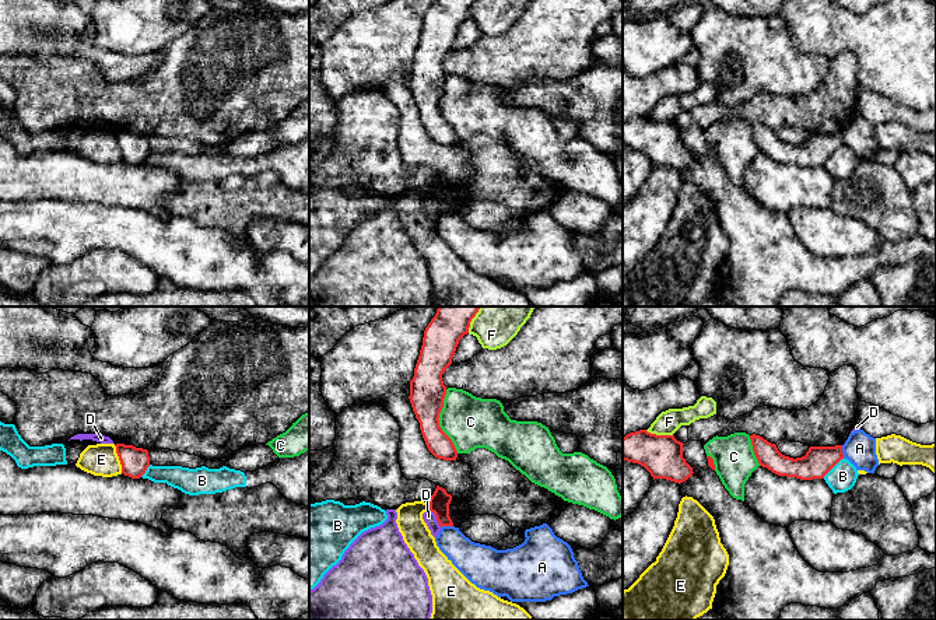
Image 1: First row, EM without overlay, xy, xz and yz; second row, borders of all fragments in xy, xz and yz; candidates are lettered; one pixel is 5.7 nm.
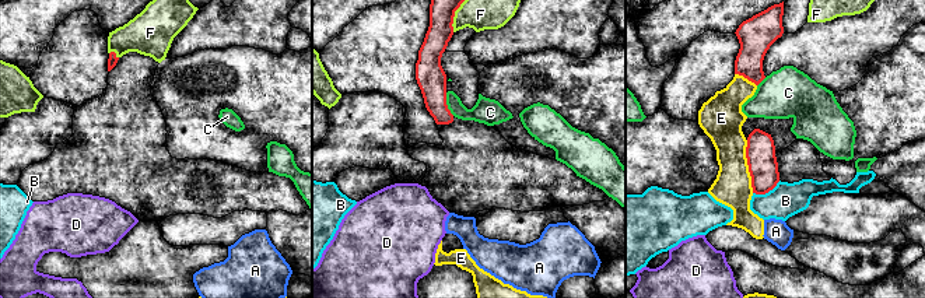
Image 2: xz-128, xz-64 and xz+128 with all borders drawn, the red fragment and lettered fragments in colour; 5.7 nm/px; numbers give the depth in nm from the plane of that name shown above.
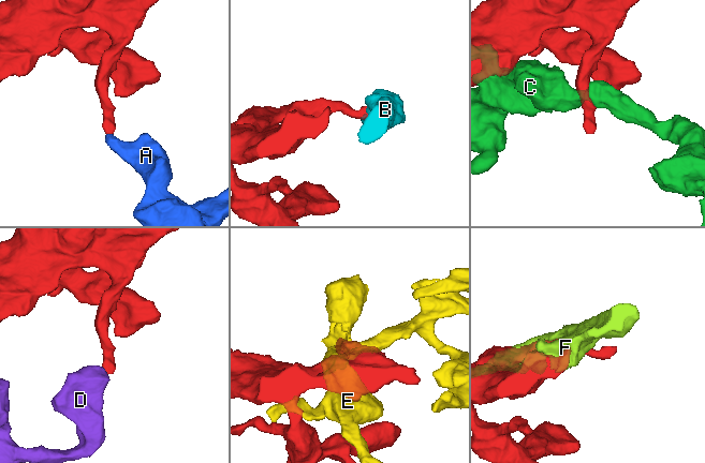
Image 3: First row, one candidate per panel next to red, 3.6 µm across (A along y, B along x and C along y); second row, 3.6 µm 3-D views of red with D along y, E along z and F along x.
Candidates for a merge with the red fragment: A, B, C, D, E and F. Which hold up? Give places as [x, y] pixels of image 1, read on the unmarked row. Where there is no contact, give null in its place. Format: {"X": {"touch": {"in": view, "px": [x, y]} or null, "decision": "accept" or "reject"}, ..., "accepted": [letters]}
{"A": {"touch": {"in": "xz", "px": [447, 212]}, "decision": "reject"}, "B": {"touch": {"in": "yz", "px": [833, 153]}, "decision": "reject"}, "C": {"touch": {"in": "xz", "px": [438, 108]}, "decision": "reject"}, "D": {"touch": {"in": "xz", "px": [437, 205]}, "decision": "reject"}, "E": {"touch": {"in": "xy", "px": [119, 146]}, "decision": "reject"}, "F": {"touch": {"in": "yz", "px": [659, 122]}, "decision": "reject"}, "accepted": []}

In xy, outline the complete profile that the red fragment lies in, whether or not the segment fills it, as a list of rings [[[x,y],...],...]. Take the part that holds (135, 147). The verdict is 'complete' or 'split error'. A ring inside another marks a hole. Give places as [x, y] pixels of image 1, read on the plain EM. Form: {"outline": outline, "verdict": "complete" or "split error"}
{"outline": [[[116,130],[115,133],[122,151],[122,160],[132,165],[140,165],[150,153],[148,137],[125,130]]], "verdict": "complete"}

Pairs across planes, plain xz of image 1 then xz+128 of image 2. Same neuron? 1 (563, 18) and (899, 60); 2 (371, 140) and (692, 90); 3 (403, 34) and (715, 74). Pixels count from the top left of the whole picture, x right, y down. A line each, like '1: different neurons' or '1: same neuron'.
1: different neurons
2: same neuron
3: different neurons

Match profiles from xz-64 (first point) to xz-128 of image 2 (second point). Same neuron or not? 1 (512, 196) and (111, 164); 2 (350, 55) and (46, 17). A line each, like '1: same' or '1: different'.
1: same
2: different

